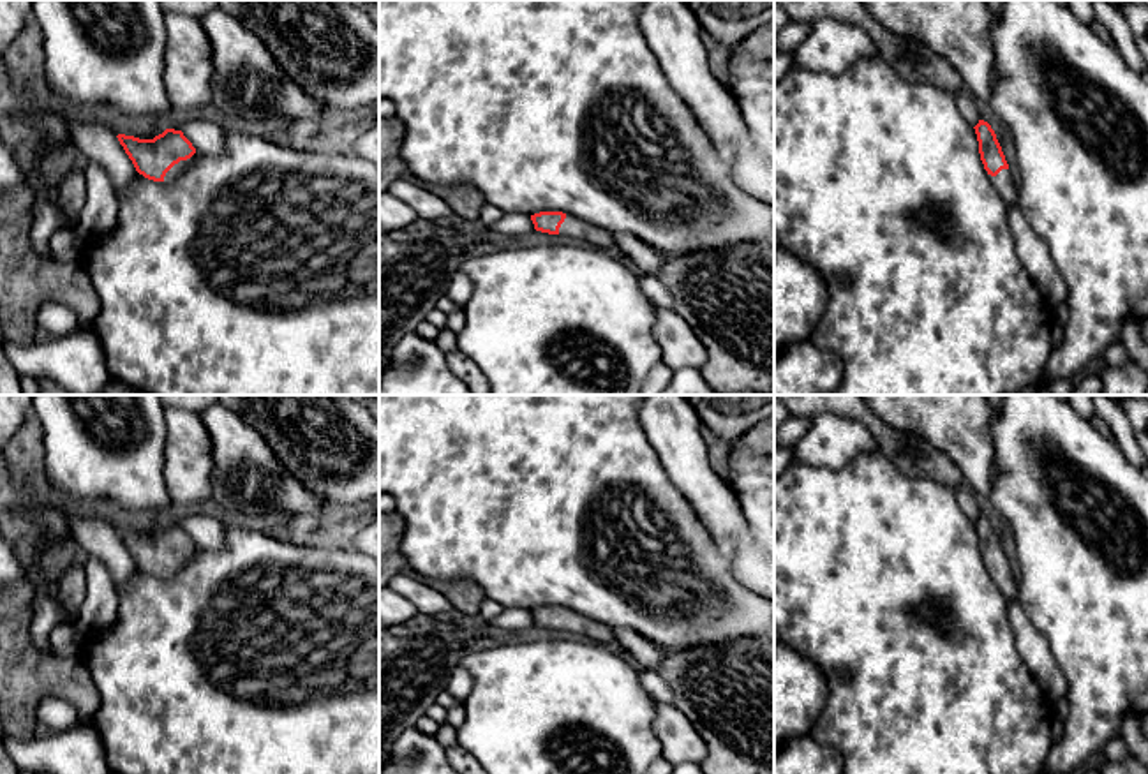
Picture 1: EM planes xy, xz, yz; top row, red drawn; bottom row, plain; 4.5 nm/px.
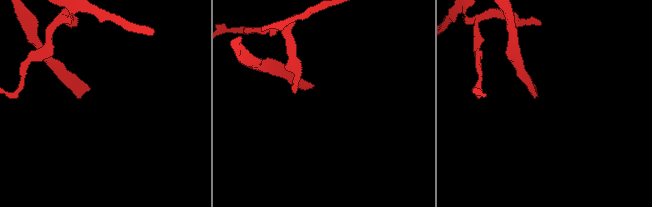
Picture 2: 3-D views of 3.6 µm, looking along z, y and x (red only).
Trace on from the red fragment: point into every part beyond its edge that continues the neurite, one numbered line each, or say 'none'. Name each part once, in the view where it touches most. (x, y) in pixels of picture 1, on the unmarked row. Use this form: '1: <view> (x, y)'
1: xy (177, 565)

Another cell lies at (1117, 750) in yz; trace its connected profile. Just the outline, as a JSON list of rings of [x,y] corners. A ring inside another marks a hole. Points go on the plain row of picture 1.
[[[1116,737],[1116,739],[1111,739],[1106,744],[1104,758],[1102,760],[1107,760],[1107,762],[1122,762],[1129,755],[1130,755],[1130,751],[1129,751],[1127,744],[1120,737]]]

